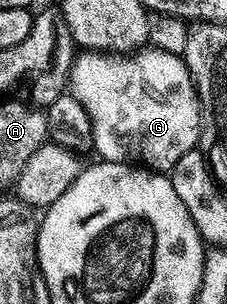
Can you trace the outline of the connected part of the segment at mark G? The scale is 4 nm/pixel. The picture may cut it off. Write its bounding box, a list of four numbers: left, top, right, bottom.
[70,48,200,172]

